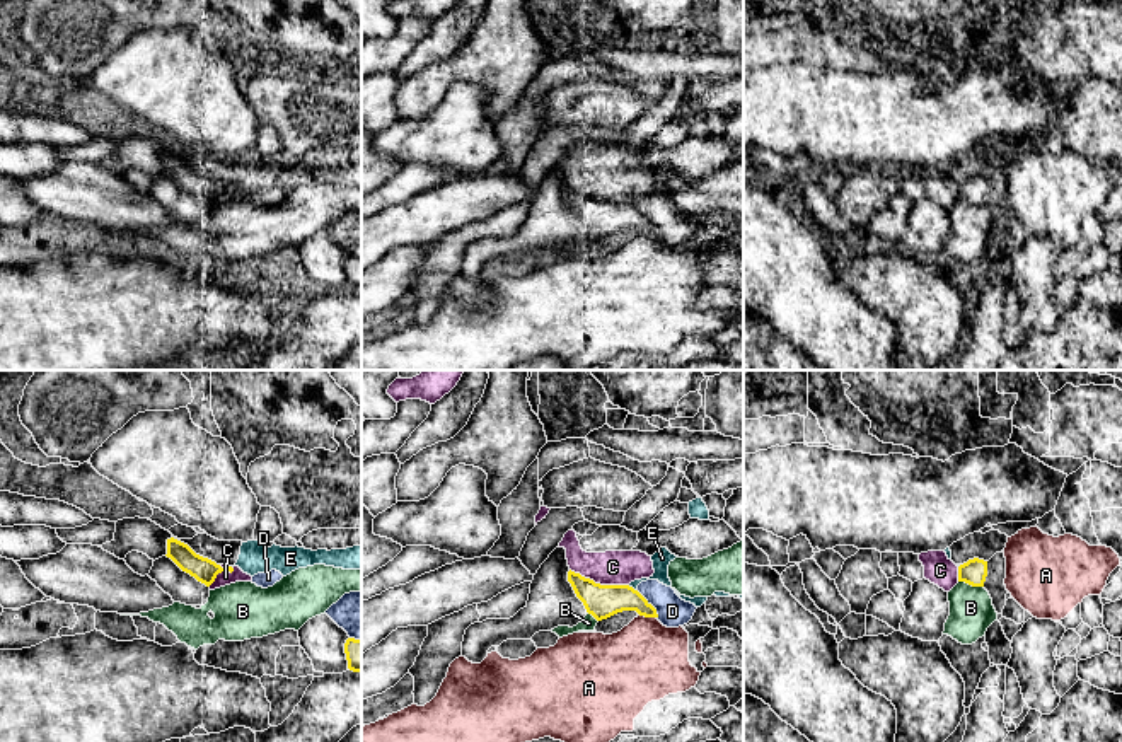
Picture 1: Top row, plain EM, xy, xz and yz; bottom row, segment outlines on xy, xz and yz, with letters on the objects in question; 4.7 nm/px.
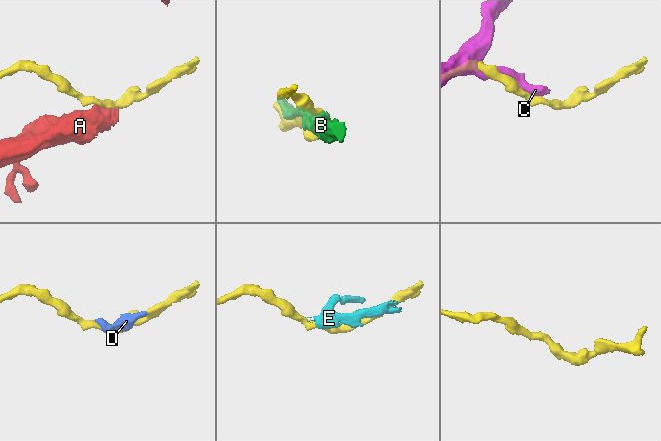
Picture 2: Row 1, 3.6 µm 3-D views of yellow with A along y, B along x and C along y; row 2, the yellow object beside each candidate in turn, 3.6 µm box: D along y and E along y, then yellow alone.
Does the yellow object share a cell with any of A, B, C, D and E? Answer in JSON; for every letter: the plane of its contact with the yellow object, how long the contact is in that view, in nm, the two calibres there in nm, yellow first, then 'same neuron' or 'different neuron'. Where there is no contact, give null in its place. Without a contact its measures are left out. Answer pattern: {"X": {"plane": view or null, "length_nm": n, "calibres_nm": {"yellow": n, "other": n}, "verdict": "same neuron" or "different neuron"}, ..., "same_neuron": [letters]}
{"A": {"plane": "xz", "length_nm": 90, "calibres_nm": {"yellow": 160, "other": 380}, "verdict": "different neuron"}, "B": {"plane": "yz", "length_nm": 120, "calibres_nm": {"yellow": 120, "other": 200}, "verdict": "different neuron"}, "C": {"plane": "xz", "length_nm": 300, "calibres_nm": {"yellow": 160, "other": 160}, "verdict": "different neuron"}, "D": {"plane": "xz", "length_nm": 170, "calibres_nm": {"yellow": 160, "other": 150}, "verdict": "different neuron"}, "E": {"plane": "xz", "length_nm": 50, "calibres_nm": {"yellow": 160, "other": 90}, "verdict": "different neuron"}, "same_neuron": []}

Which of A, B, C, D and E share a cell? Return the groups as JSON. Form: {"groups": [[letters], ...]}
{"groups": [["A"], ["B"], ["C", "D"], ["E"]]}

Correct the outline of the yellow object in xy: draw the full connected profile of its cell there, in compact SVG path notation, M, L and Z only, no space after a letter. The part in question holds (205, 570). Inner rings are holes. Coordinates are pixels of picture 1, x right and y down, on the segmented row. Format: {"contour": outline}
{"contour": "M171 537L167 539L167 558L171 558L182 571L194 577L198 582L210 587L217 575L223 570L234 571L232 566L220 566L215 561L196 554L188 544Z"}

